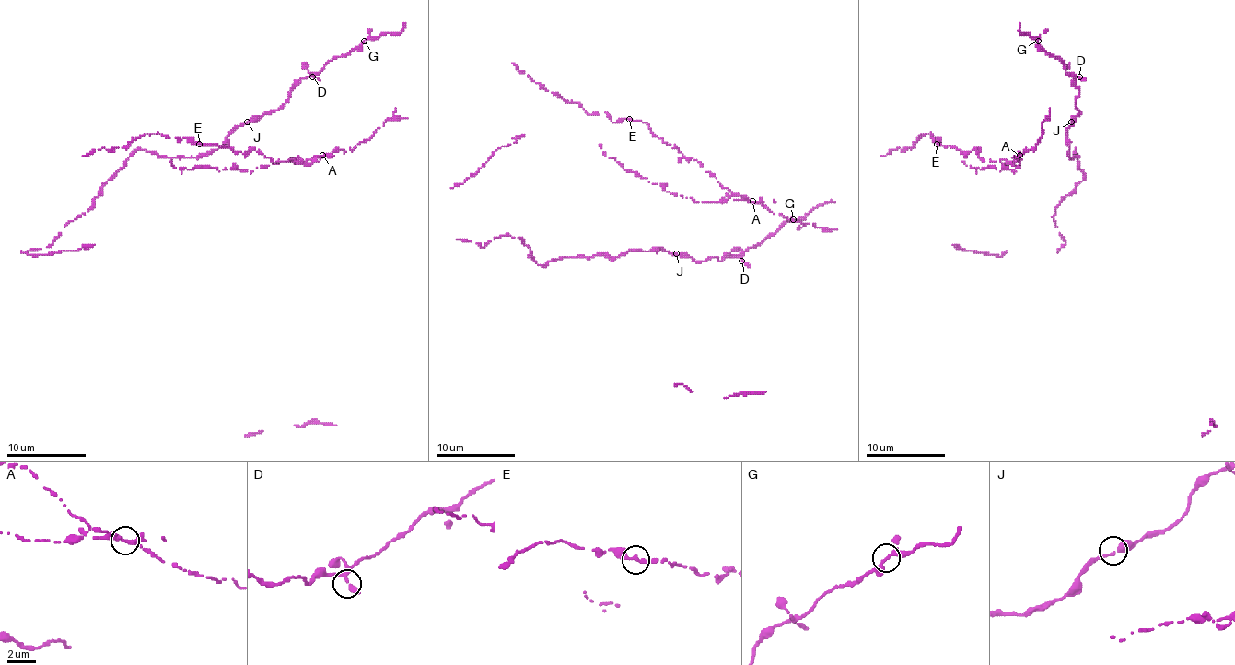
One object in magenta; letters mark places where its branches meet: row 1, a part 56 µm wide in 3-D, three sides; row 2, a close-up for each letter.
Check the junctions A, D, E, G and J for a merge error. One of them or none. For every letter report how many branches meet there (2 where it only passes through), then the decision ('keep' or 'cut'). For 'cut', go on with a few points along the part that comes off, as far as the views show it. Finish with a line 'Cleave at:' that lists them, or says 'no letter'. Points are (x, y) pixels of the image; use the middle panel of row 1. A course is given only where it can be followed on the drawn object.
A: branches 2; cut; course (751, 202), (706, 202), (674, 195), (660, 184), (627, 172), (613, 158), (605, 156), (600, 144)
D: branches 2; keep
E: branches 2; keep
G: branches 2; keep
J: branches 2; keep
Cleave at: A

